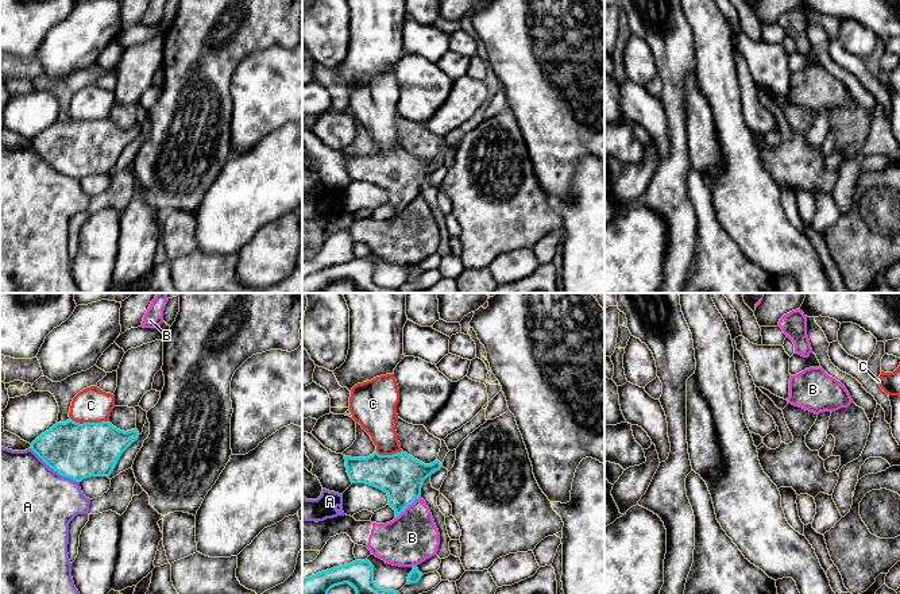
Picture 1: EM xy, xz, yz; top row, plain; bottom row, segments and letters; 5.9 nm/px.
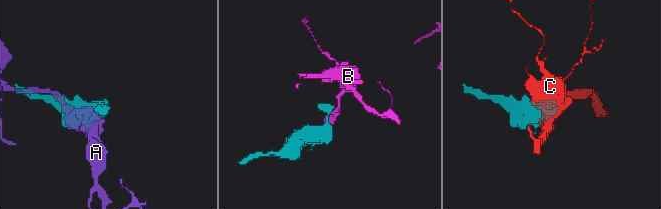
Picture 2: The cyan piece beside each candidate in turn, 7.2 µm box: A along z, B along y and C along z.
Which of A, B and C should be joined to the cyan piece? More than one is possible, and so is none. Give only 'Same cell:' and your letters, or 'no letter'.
Same cell: no letter

